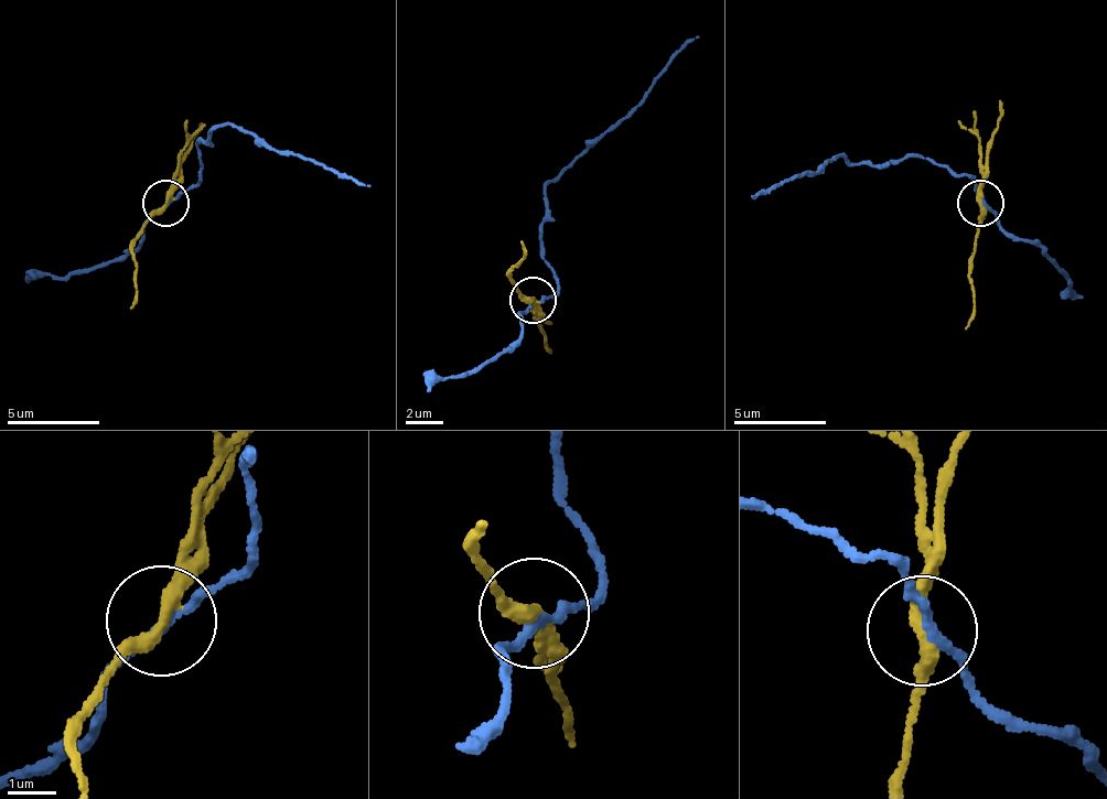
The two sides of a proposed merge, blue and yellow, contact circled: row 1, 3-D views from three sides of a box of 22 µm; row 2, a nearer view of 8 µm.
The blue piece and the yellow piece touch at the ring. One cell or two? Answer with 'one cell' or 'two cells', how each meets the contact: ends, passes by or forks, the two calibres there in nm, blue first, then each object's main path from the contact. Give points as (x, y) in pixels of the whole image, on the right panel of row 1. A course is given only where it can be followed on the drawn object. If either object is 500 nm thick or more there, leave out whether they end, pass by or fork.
two cells; blue passes by; yellow passes by; calibres 190 and 300 nm; course blue (979, 203), (963, 175), (920, 155), (883, 165), (851, 162), (845, 158), (753, 195); course yellow (979, 203), (973, 261), (973, 319), (967, 331)

